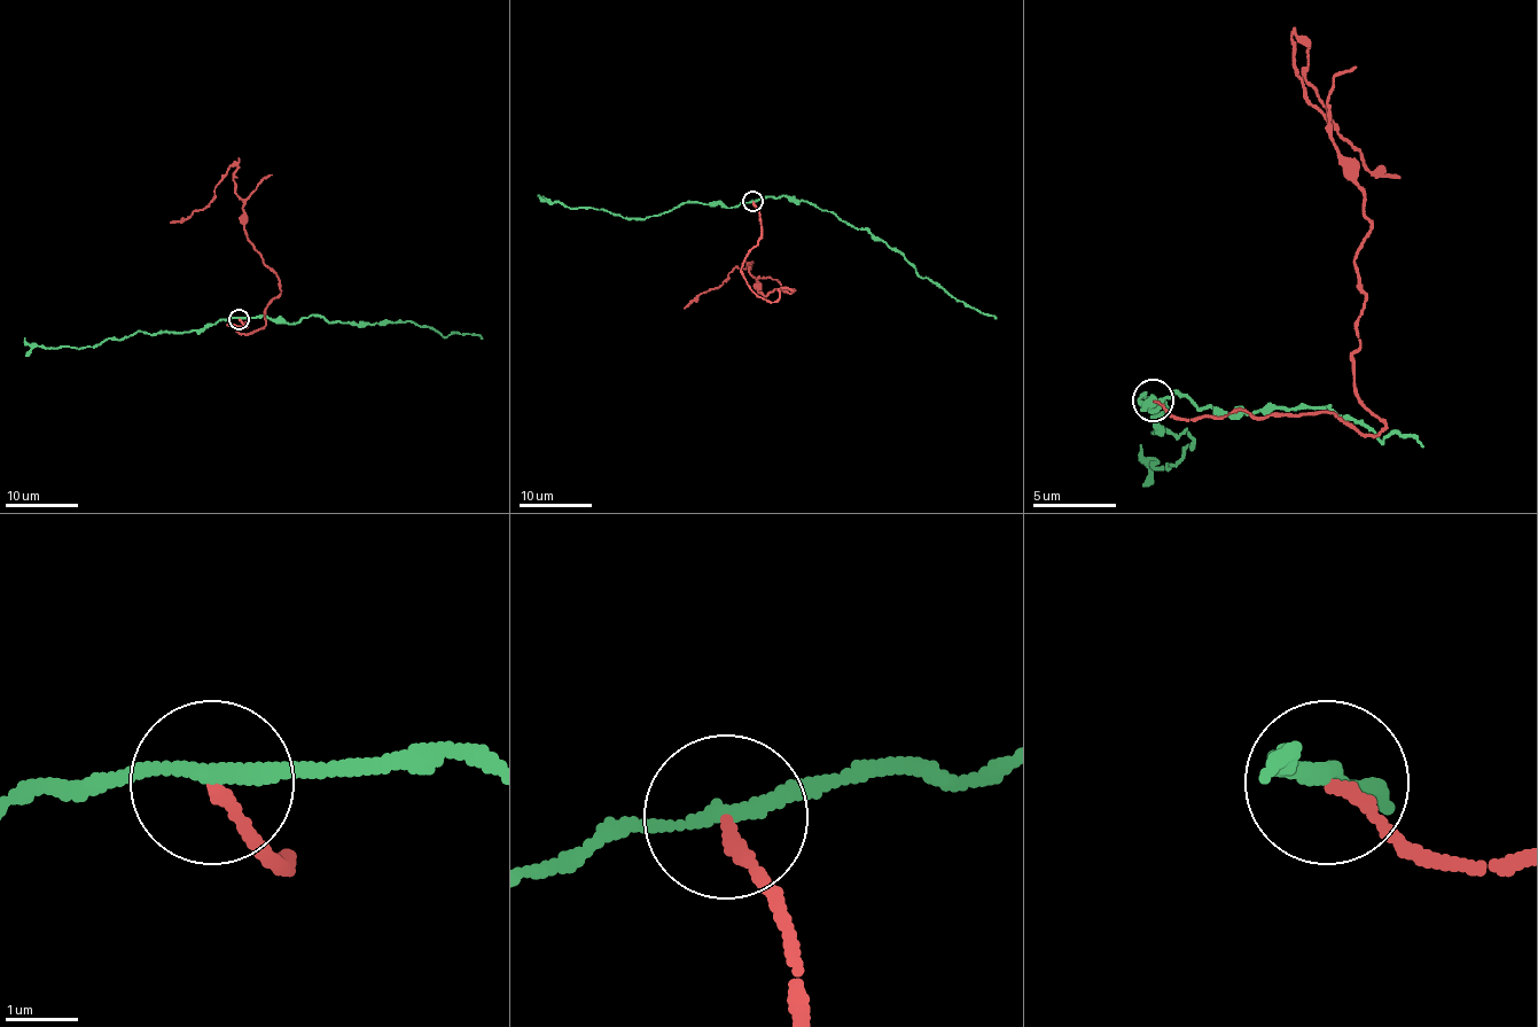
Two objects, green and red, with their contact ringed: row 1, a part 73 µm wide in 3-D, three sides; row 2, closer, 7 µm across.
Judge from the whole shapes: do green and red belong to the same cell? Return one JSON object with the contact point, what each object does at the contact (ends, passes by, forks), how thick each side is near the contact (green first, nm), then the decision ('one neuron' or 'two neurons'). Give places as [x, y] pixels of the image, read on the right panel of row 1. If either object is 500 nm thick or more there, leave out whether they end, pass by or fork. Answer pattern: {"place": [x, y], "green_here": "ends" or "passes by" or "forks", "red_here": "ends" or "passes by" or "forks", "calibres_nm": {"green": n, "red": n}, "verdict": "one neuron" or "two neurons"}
{"place": [1153, 401], "green_here": "passes by", "red_here": "ends", "calibres_nm": {"green": 200, "red": 170}, "verdict": "two neurons"}

